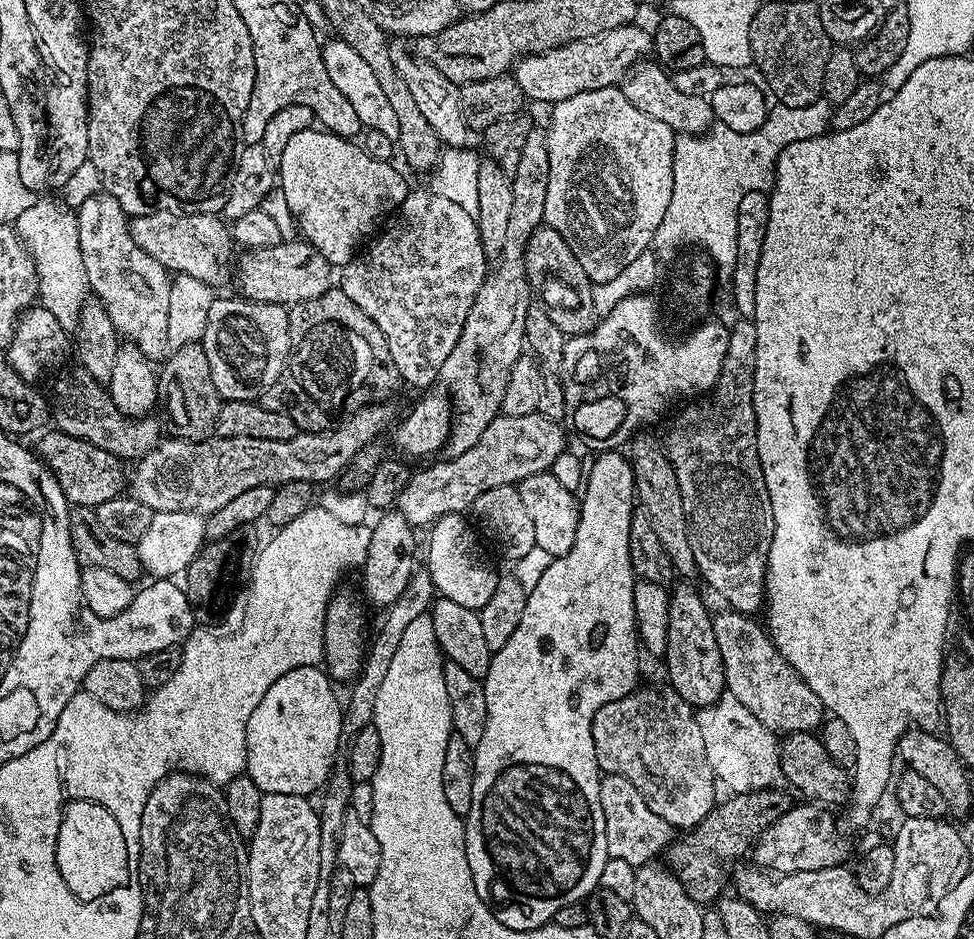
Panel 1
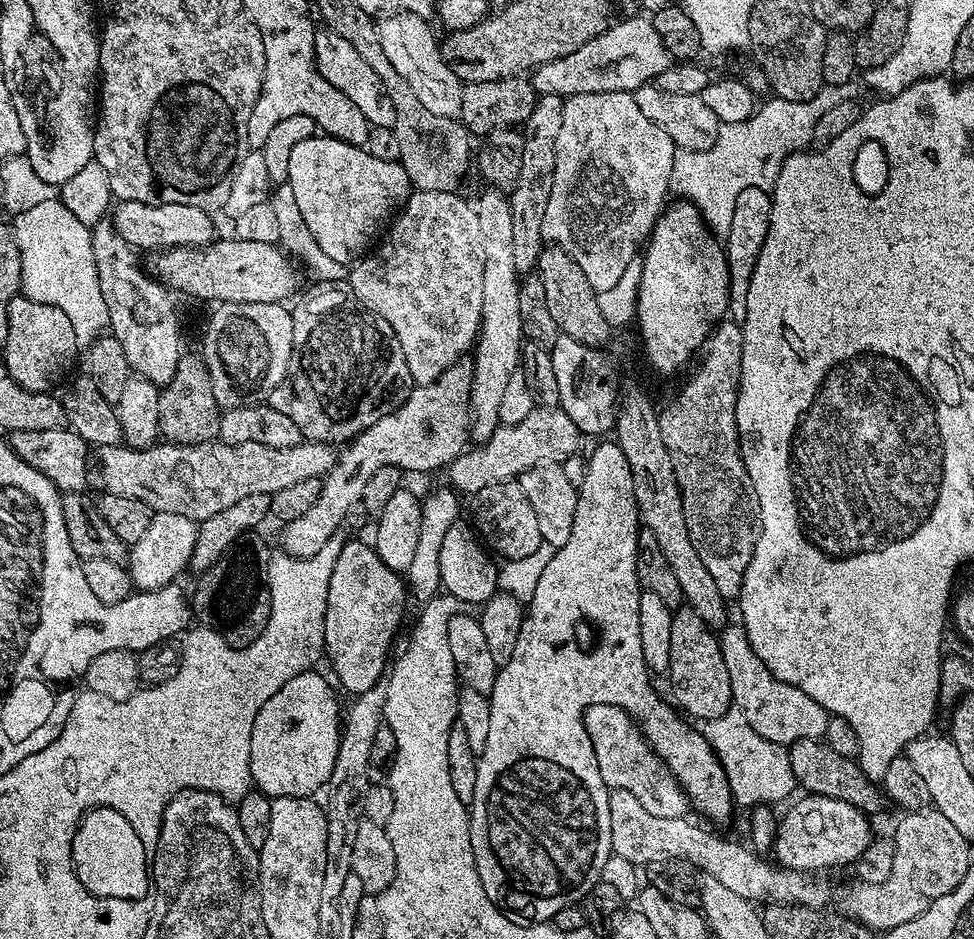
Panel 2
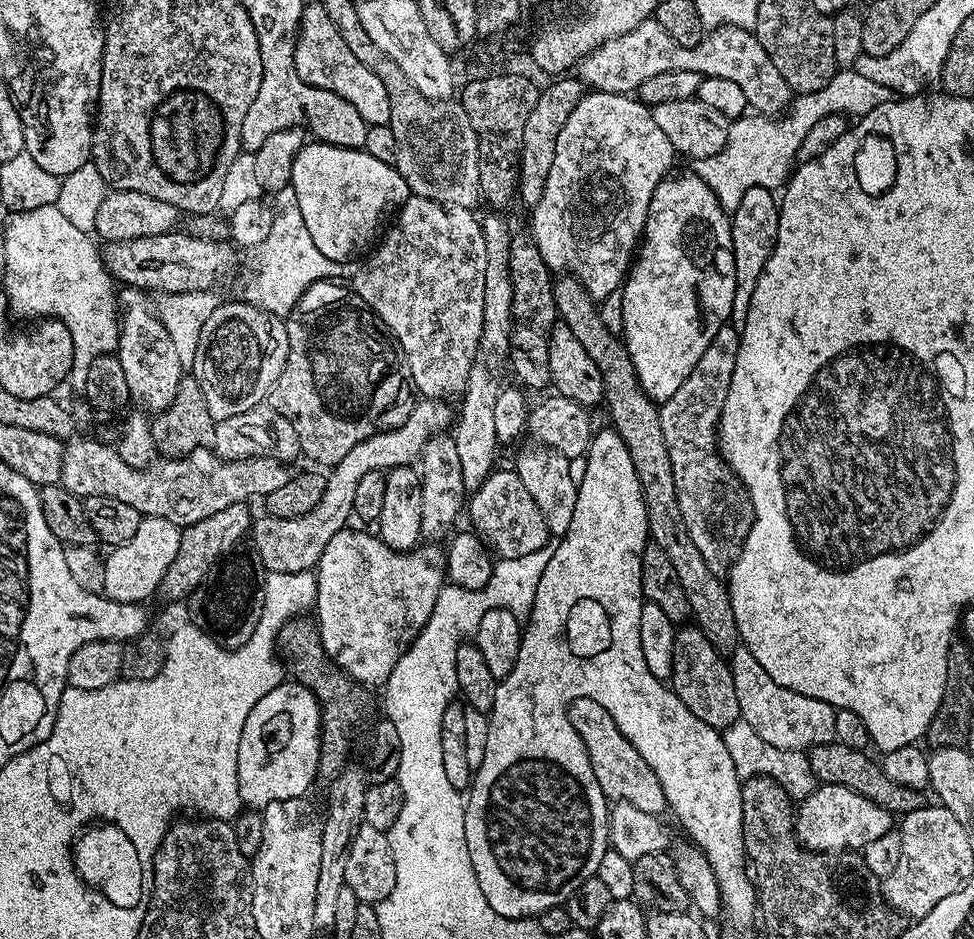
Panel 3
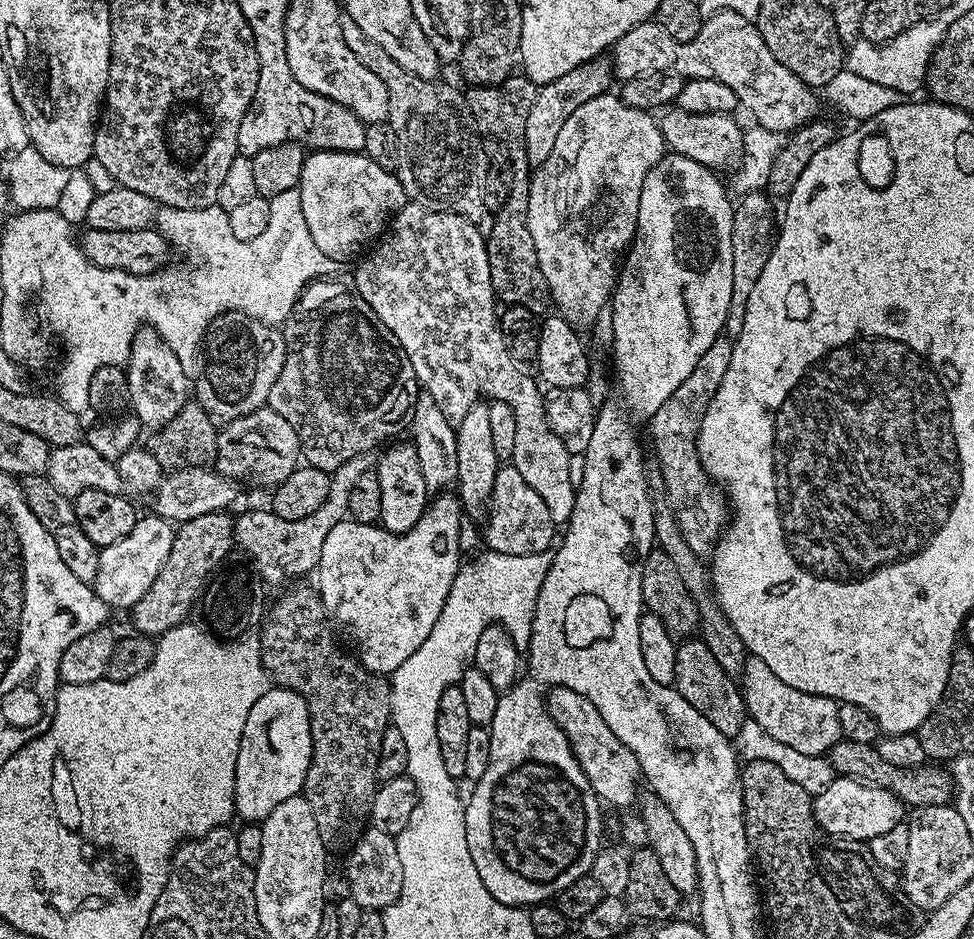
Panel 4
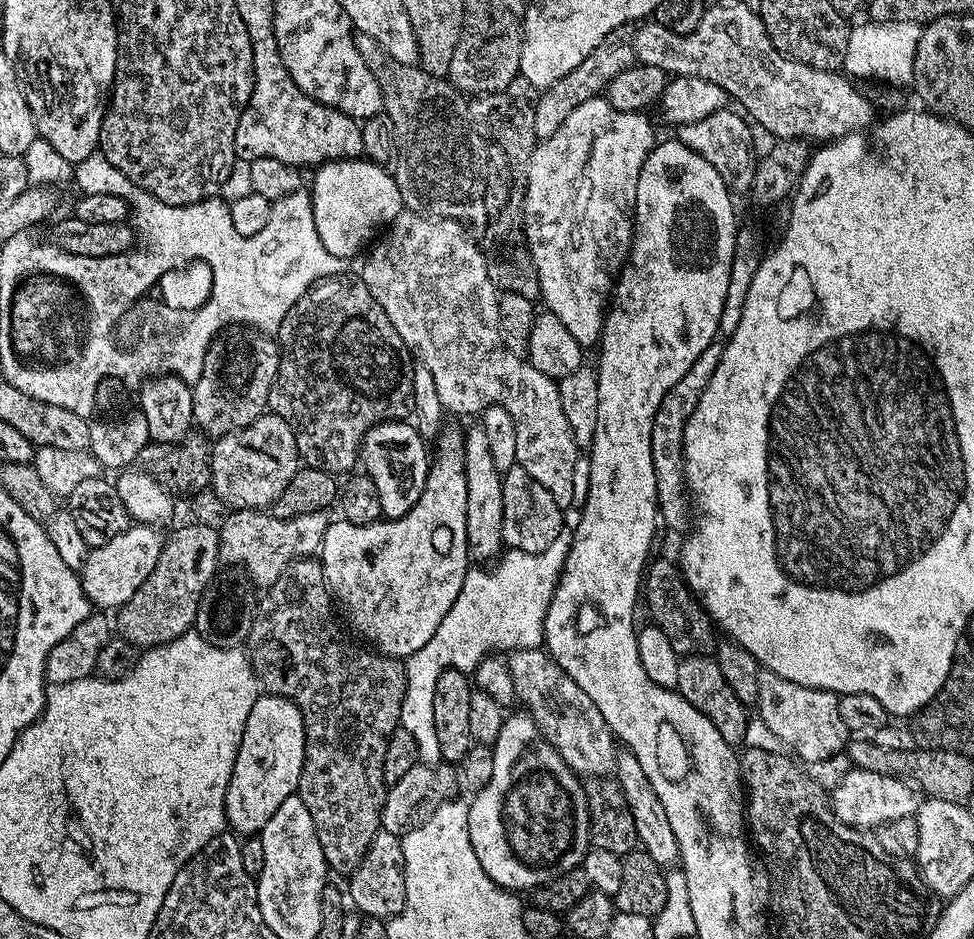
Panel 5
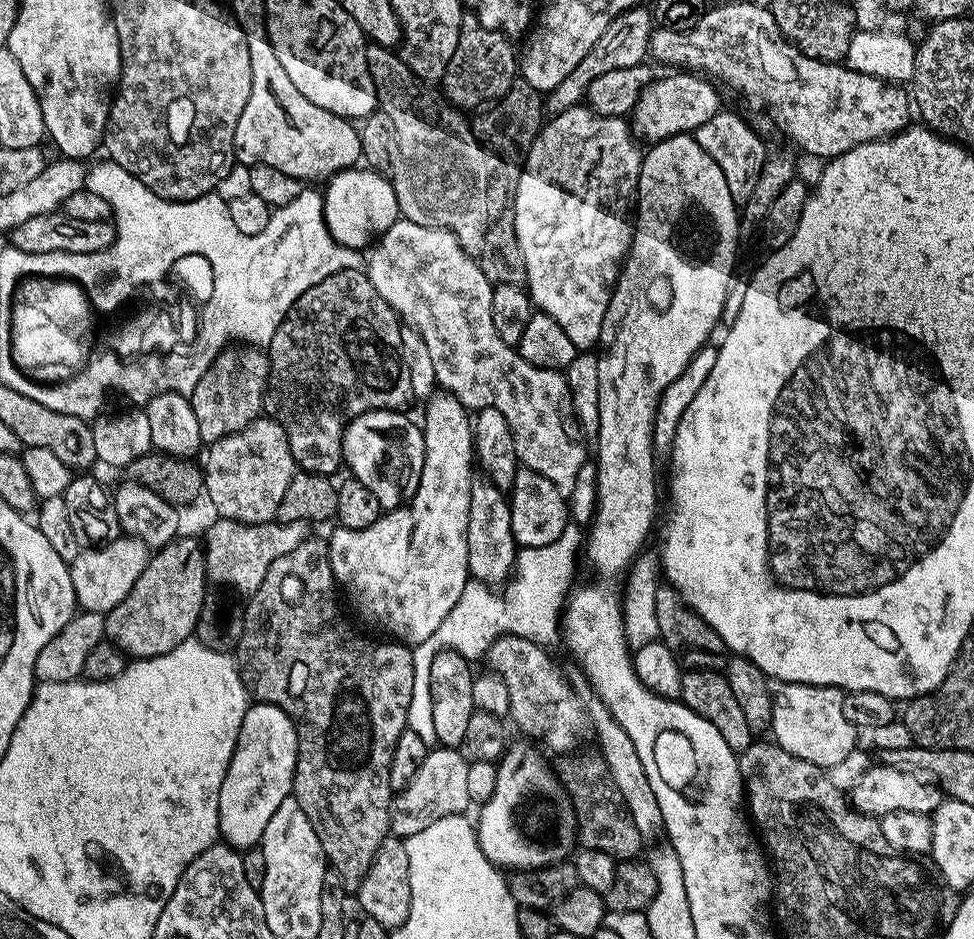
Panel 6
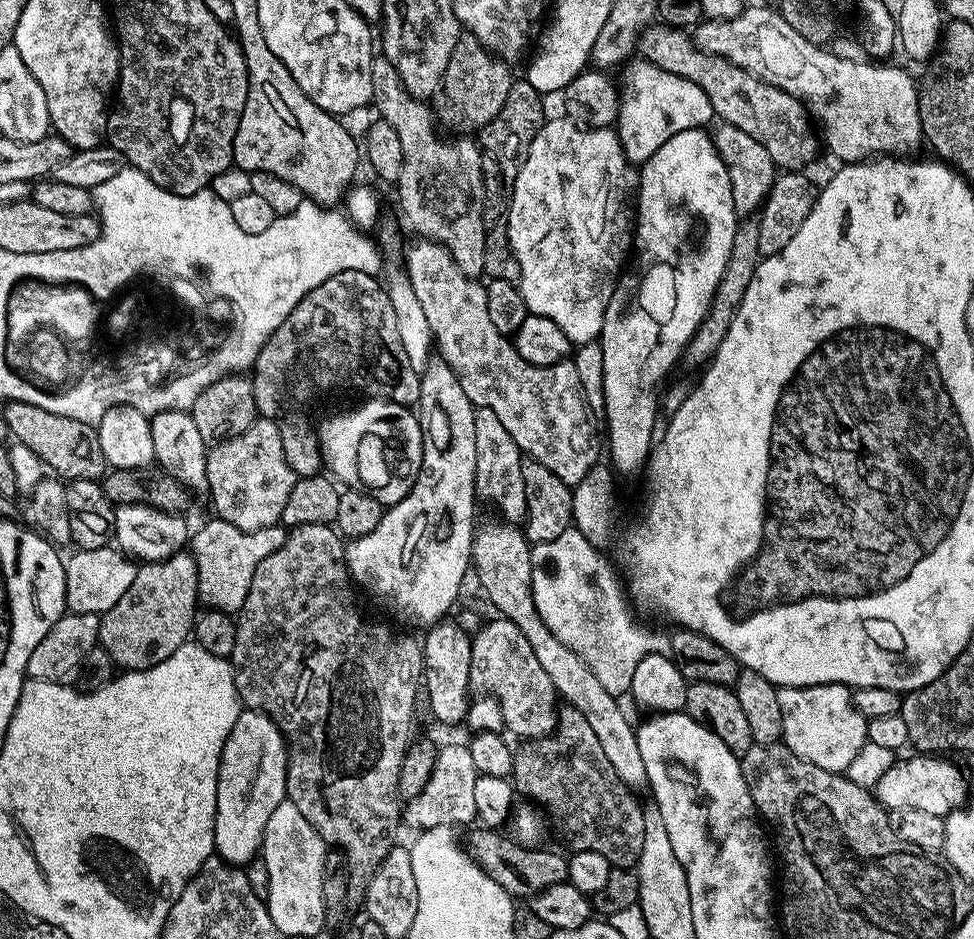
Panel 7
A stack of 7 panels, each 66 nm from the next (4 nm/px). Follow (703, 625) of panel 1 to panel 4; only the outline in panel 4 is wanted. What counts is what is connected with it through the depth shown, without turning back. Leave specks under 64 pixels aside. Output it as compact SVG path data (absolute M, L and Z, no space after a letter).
M693 638L677 643L676 661L674 662L674 685L676 691L718 730L718 734L734 738L742 730L743 722L746 719L744 706L744 693L740 691L737 681L718 666L714 654L710 654L710 646L706 646L703 640Z

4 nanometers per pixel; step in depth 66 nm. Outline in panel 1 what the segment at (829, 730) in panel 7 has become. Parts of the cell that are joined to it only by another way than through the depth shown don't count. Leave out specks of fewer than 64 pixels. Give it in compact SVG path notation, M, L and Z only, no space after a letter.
M723 610L716 612L712 618L714 638L718 642L718 650L722 654L722 666L724 667L724 683L726 692L738 698L746 709L762 724L775 734L787 734L789 732L816 732L826 720L824 704L806 686L806 682L795 670L780 656L780 652L772 645L767 631L755 624L751 615L742 612Z

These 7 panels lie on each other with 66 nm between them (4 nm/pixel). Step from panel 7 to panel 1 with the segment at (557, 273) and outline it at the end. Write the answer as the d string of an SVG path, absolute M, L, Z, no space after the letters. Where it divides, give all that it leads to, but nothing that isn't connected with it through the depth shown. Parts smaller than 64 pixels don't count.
M619 87L603 88L602 90L586 90L582 94L574 94L574 98L566 98L558 102L551 109L552 129L547 129L548 157L550 158L550 182L546 186L546 210L544 211L544 224L553 228L565 239L566 244L573 251L575 258L586 270L586 274L592 279L593 285L602 282L610 282L610 278L618 278L630 262L634 262L638 254L652 248L652 239L662 226L662 218L666 218L666 210L670 206L670 194L674 190L674 146L677 133L672 131L666 122L658 122L658 118L650 118L650 114L642 114L630 98Z

